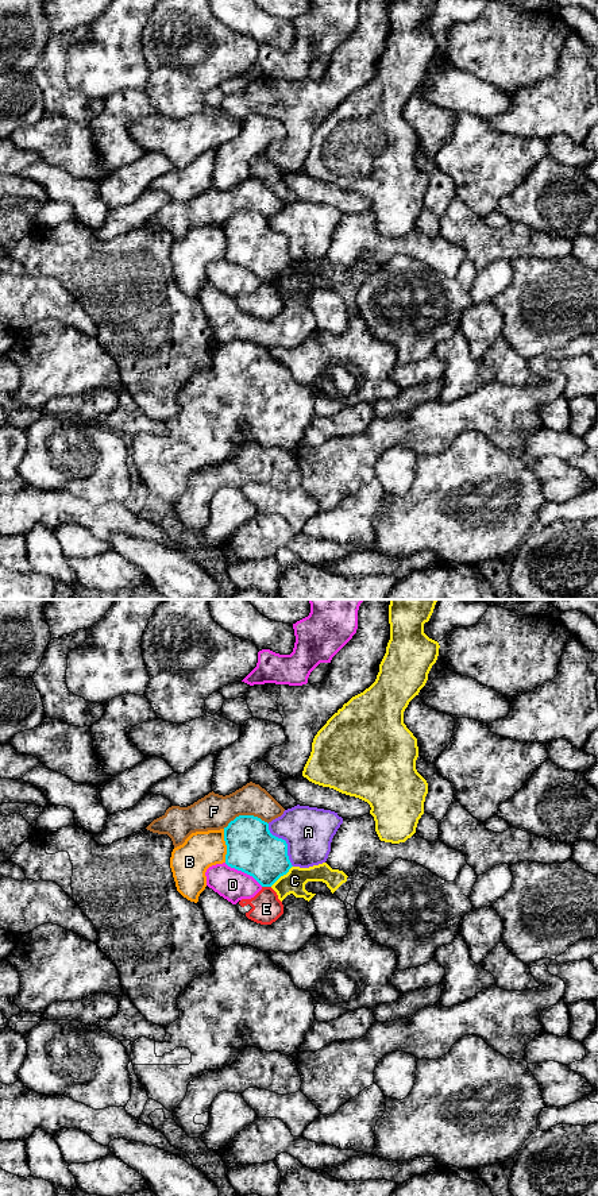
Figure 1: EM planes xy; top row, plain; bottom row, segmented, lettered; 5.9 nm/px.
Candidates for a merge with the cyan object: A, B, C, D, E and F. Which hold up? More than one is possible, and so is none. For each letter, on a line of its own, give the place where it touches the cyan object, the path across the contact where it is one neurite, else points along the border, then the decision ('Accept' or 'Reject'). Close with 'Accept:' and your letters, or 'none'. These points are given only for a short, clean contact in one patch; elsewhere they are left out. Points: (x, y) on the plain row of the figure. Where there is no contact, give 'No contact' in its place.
A: Touches cyan at xy (285, 238). Reject
B: Touches cyan at xy (226, 239). Reject
C: Touches cyan at xy (281, 270). Reject
D: Touches cyan at xy (243, 266). Reject
E: Touches cyan at xy (266, 281). Boundary: xy (262, 281), (270, 282). Reject
F: Touches cyan at xy (245, 211). Reject
Accept: none

